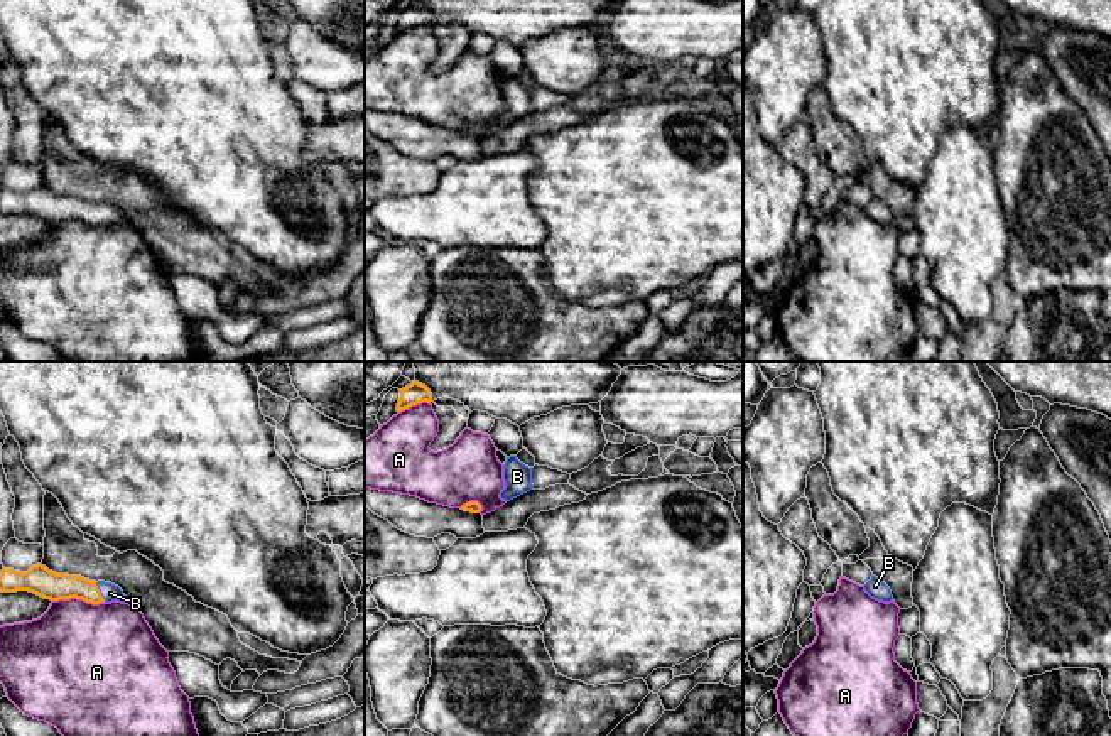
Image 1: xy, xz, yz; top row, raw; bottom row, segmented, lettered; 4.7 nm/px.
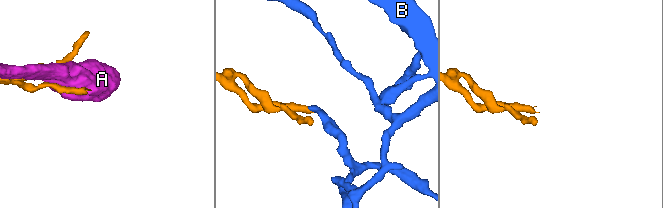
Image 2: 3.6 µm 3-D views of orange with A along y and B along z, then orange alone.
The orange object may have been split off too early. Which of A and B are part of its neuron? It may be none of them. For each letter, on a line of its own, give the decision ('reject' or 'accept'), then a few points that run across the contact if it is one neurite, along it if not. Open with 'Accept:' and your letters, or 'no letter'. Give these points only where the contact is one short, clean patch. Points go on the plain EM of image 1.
Accept: B
A: reject
B: accept | xy (53, 208), (78, 208), (100, 215), (110, 215)

